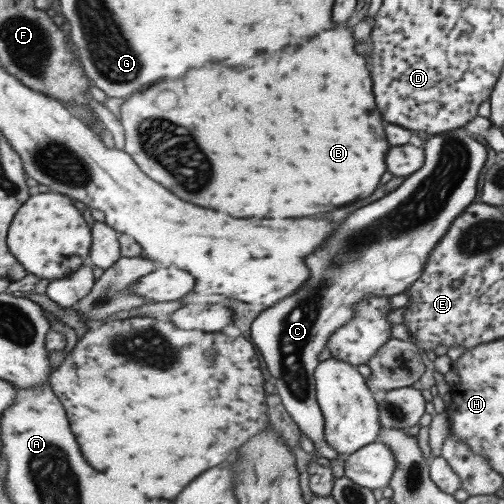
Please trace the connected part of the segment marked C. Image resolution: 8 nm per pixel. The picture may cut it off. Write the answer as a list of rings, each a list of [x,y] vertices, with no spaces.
[[[464,127],[426,137],[425,160],[422,168],[405,177],[404,182],[394,192],[379,198],[354,214],[350,214],[332,234],[322,250],[306,258],[310,268],[310,278],[298,288],[297,292],[286,296],[278,304],[264,309],[251,324],[251,338],[255,348],[262,354],[264,362],[272,375],[275,393],[280,395],[286,412],[309,440],[314,443],[313,454],[334,460],[336,450],[324,439],[324,416],[317,402],[315,390],[315,368],[319,364],[318,355],[326,348],[326,341],[338,327],[350,321],[354,315],[354,305],[364,297],[404,293],[404,290],[420,276],[428,262],[429,254],[448,232],[450,225],[464,209],[474,203],[478,196],[478,178],[488,160],[488,150],[475,137],[466,134]]]

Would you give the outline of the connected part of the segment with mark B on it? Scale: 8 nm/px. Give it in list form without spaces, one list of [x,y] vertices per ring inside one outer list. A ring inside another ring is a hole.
[[[334,26],[334,29],[322,32],[318,42],[306,42],[302,50],[266,50],[266,54],[254,54],[254,58],[246,58],[246,62],[218,62],[214,58],[210,64],[190,70],[186,78],[158,80],[152,86],[148,86],[142,94],[134,94],[134,98],[124,102],[122,106],[120,118],[126,130],[124,150],[134,158],[134,162],[144,174],[165,186],[178,198],[204,206],[204,208],[228,210],[234,218],[258,218],[258,222],[264,222],[264,220],[274,220],[282,216],[288,218],[288,216],[328,214],[334,208],[340,208],[354,200],[368,198],[379,187],[380,178],[386,172],[386,154],[390,150],[390,144],[386,140],[382,116],[374,102],[372,78],[370,78],[370,72],[366,70],[367,58],[362,58],[354,52],[354,44],[353,28]],[[238,65],[241,65],[241,70],[236,70],[234,74],[234,66]]]

